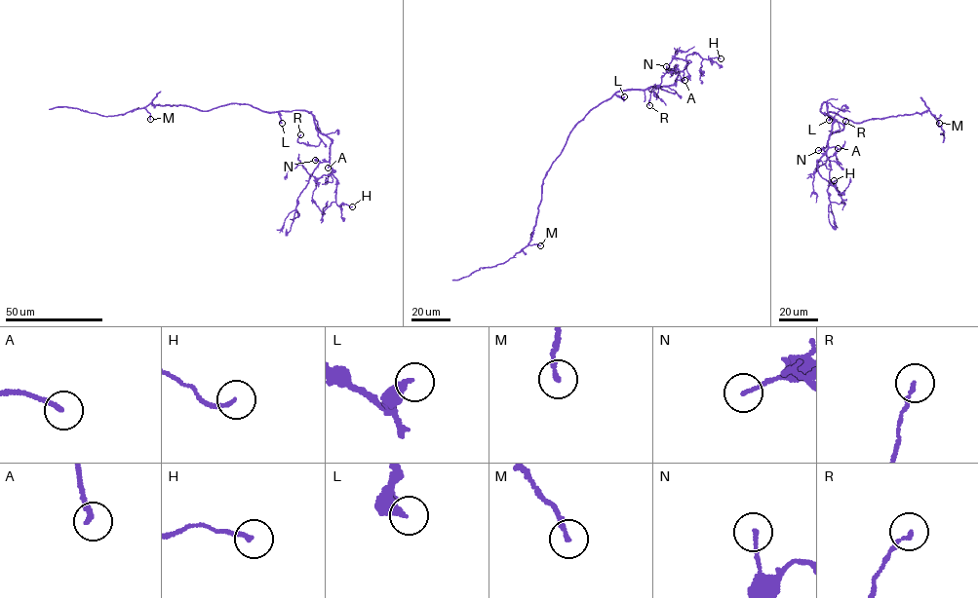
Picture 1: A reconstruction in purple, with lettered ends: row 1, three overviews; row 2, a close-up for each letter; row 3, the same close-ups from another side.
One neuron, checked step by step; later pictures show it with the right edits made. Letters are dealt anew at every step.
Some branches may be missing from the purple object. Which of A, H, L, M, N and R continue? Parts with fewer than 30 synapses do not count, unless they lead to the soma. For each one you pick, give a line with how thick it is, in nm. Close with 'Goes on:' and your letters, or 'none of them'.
Goes on: none of them

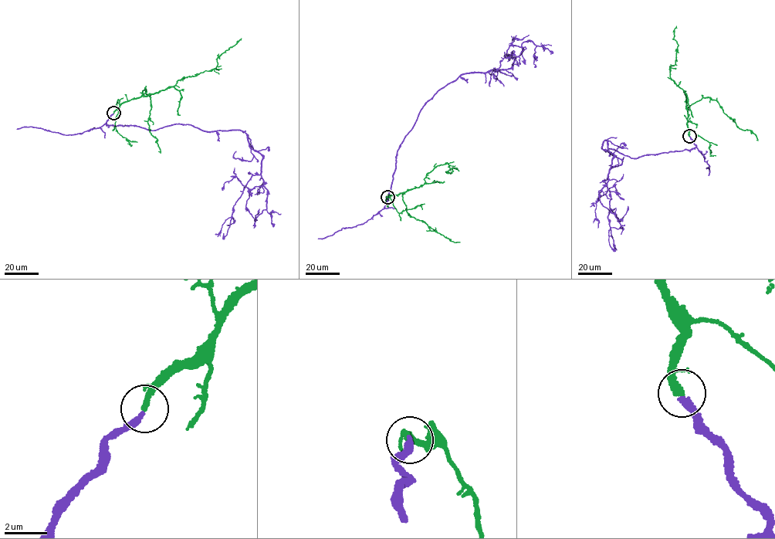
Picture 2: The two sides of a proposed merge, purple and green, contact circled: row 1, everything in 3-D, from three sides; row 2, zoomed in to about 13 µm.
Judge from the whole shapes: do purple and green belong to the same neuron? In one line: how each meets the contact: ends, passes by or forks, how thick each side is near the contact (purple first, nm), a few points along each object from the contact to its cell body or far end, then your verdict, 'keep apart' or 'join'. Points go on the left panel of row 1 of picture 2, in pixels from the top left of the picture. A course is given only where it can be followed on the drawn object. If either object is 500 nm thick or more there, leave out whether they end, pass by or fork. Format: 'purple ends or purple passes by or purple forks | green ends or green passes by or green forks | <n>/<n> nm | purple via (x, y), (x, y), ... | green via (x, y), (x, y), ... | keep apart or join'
purple ends | green ends | 280/300 nm | purple via (113, 113), (109, 126), (243, 131), (262, 155), (260, 174), (252, 176), (224, 233) | green via (113, 113), (123, 103), (153, 94), (174, 86), (182, 78), (215, 68), (217, 58), (241, 38) | join

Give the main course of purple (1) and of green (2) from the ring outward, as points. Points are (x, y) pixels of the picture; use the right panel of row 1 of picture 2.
1: (689, 136), (689, 150), (635, 158), (606, 152), (604, 141), (614, 155), (604, 182), (615, 245)
2: (689, 136), (686, 96), (670, 76), (669, 66), (676, 60), (678, 44), (673, 38), (676, 26)

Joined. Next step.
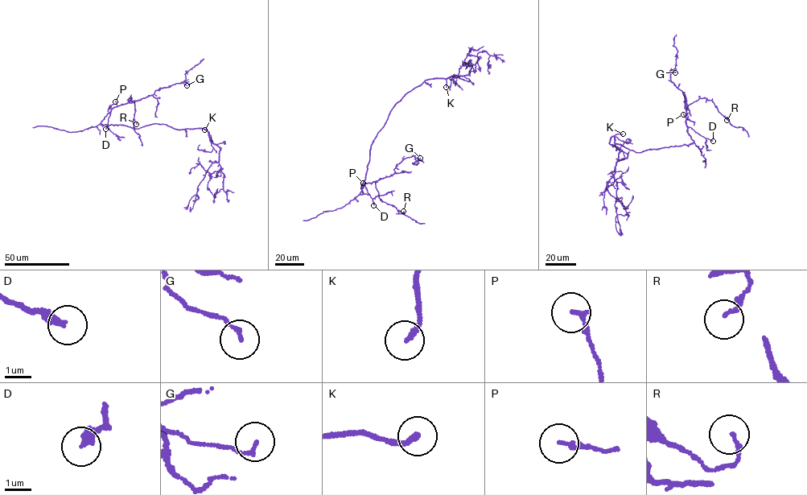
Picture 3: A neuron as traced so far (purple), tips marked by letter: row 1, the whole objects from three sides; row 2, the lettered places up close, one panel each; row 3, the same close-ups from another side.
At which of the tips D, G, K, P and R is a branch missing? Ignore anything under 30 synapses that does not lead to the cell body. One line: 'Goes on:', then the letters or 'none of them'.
Goes on: K

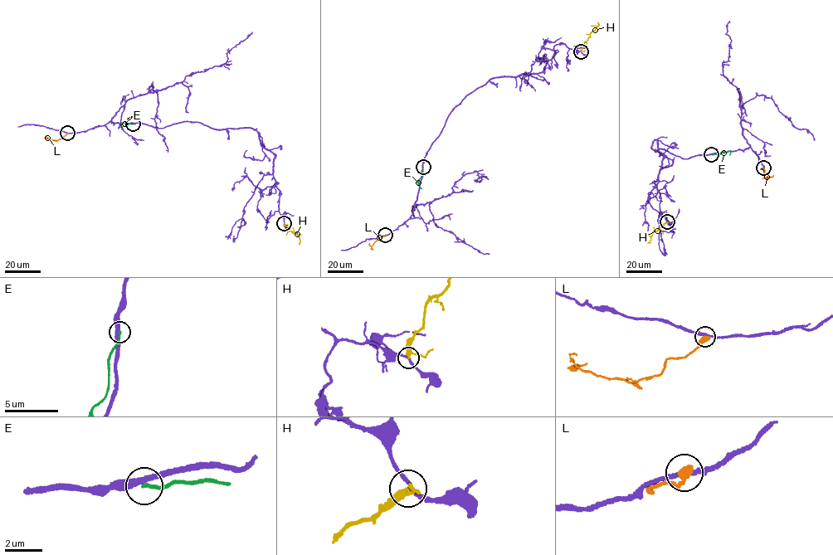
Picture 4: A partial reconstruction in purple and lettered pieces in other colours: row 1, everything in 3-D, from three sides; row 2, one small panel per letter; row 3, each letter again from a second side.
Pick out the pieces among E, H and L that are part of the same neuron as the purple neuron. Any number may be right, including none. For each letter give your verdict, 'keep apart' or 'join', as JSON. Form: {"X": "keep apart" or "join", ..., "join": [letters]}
{"E": "keep apart", "H": "keep apart", "L": "keep apart", "join": []}

